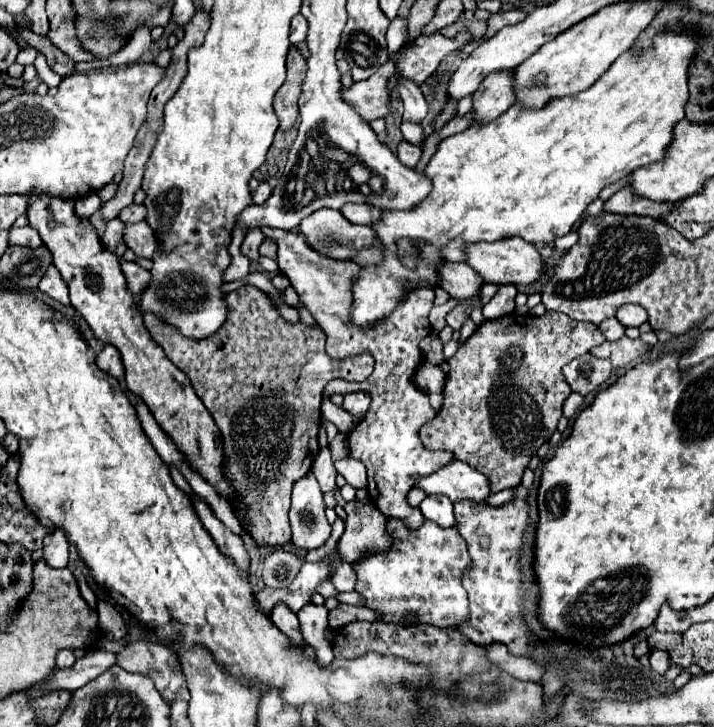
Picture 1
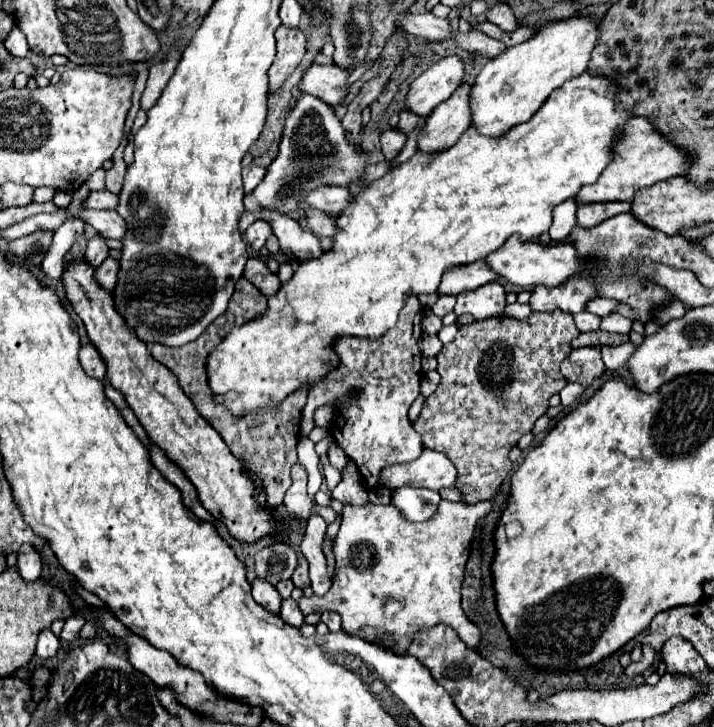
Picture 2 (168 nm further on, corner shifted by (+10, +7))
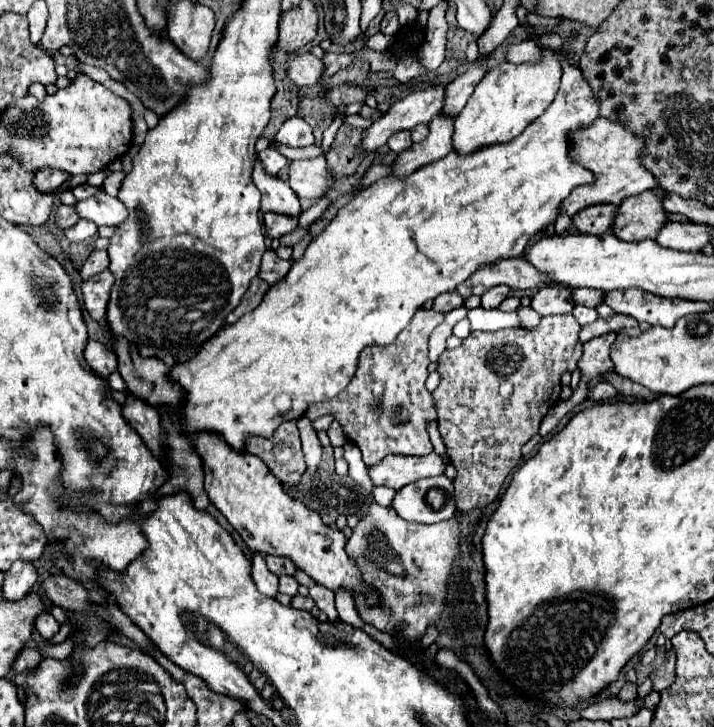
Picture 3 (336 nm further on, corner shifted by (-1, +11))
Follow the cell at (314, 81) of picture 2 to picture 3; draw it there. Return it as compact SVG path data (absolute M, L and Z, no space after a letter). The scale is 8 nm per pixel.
M309 52L291 54L289 62L287 62L287 74L297 86L319 84L321 76L323 76L323 70L325 70L323 62Z

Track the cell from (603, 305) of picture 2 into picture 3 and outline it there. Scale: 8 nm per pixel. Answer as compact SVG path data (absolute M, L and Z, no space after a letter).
M577 288L577 290L573 290L573 296L575 296L573 300L577 304L589 306L589 308L597 308L597 306L603 304L603 292L599 292L599 290L581 290L581 288Z

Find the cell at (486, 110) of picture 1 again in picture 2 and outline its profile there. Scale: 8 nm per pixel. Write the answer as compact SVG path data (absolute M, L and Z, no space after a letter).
M460 84L458 90L444 104L438 104L432 110L424 128L418 134L418 152L430 154L446 150L470 126L468 88L470 84Z

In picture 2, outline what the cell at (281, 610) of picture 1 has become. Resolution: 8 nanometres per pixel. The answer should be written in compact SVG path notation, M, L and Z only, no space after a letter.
M254 578L254 580L252 580L252 596L254 596L254 600L256 600L260 606L264 606L268 612L272 612L272 614L278 614L278 612L280 612L280 602L282 602L282 598L280 598L280 594L276 592L276 588L274 588L268 580L264 580L264 578Z

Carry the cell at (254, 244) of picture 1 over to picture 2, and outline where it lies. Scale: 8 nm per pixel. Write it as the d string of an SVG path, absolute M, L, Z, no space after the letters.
M256 220L254 224L248 226L248 230L246 230L246 240L248 240L248 244L250 244L254 250L260 250L260 248L266 244L266 240L268 240L270 234L272 234L270 224L264 222L264 220Z

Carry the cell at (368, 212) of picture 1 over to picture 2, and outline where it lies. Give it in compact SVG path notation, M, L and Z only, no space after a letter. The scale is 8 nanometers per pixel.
M320 186L304 198L304 206L340 214L348 204L352 204L352 200L352 194L344 186Z

